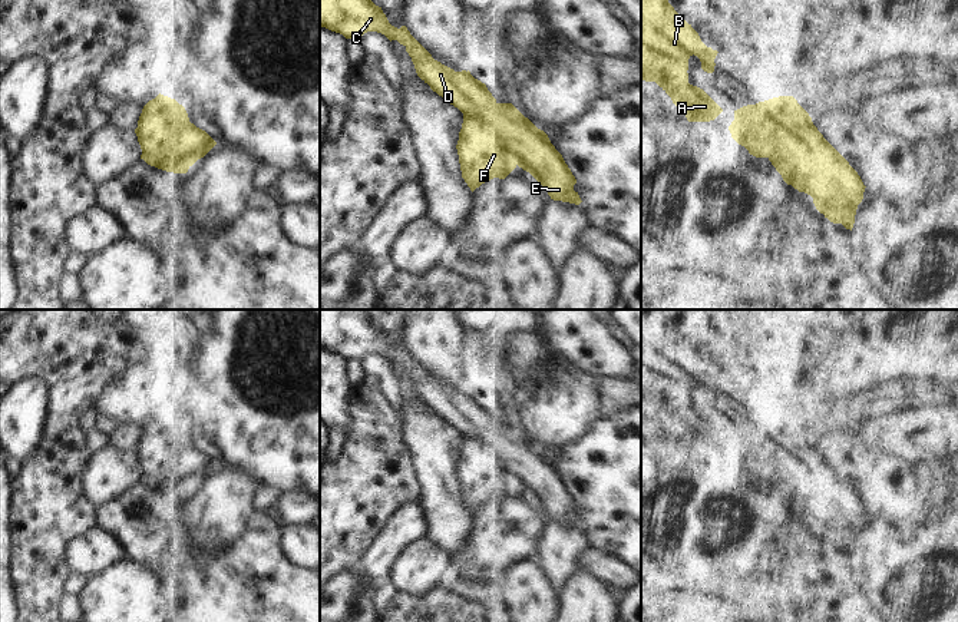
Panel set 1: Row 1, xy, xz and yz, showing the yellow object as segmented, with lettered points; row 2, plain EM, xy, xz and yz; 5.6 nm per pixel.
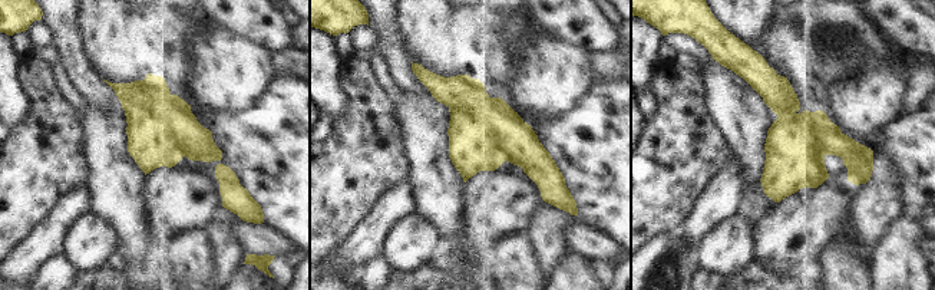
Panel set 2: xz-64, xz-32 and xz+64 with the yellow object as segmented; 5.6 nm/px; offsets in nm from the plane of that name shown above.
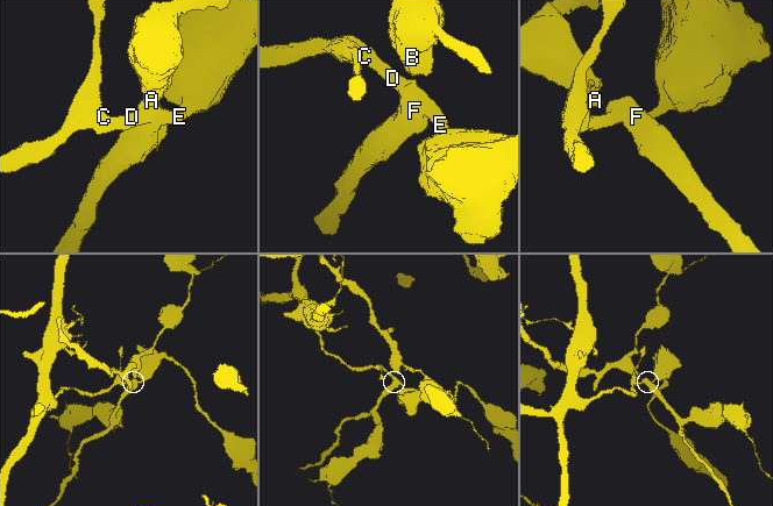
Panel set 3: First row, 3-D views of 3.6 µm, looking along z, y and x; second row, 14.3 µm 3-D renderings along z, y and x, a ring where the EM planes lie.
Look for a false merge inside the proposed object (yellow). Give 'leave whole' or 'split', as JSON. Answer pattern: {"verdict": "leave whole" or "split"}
{"verdict": "split"}

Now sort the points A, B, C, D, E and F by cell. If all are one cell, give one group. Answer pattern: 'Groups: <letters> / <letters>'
Groups: A B F / C D E

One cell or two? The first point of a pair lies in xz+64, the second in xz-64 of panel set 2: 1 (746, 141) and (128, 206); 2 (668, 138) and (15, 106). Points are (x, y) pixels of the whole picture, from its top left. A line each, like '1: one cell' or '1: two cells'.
1: one cell
2: two cells

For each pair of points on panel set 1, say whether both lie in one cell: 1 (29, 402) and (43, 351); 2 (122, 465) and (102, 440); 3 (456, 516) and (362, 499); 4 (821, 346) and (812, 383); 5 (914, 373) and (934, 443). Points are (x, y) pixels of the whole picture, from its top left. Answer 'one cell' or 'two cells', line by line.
1: two cells
2: two cells
3: two cells
4: one cell
5: two cells

